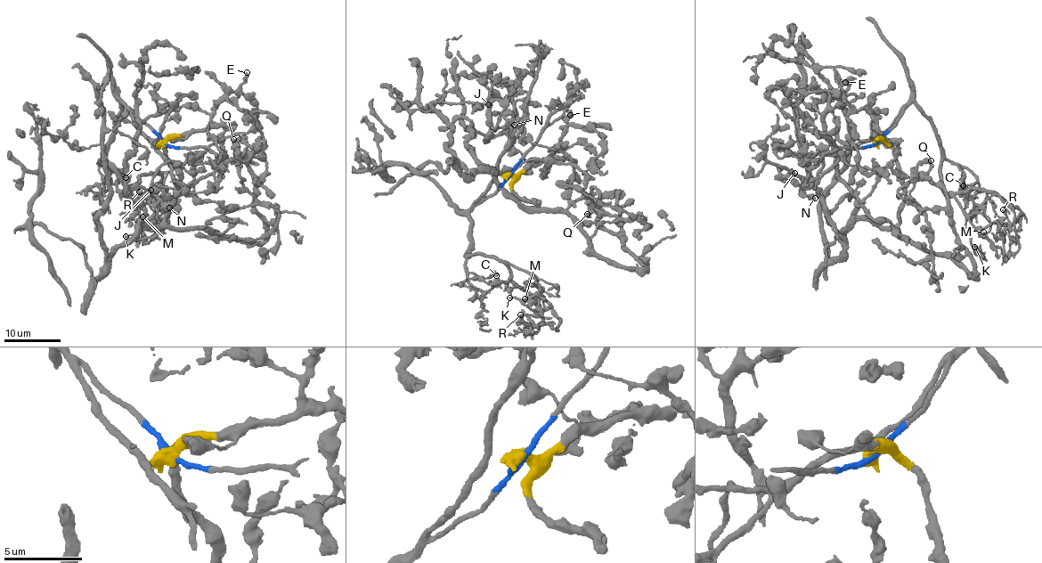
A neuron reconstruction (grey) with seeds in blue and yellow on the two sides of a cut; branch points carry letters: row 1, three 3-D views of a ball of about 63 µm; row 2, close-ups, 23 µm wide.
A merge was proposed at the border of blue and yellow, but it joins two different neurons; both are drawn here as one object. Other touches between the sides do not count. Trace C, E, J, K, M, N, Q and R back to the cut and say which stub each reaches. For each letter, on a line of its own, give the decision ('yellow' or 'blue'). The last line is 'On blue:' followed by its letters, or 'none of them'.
C: blue
E: yellow
J: blue
K: blue
M: blue
N: blue
Q: yellow
R: blue
On blue: C, J, K, M, N, R

